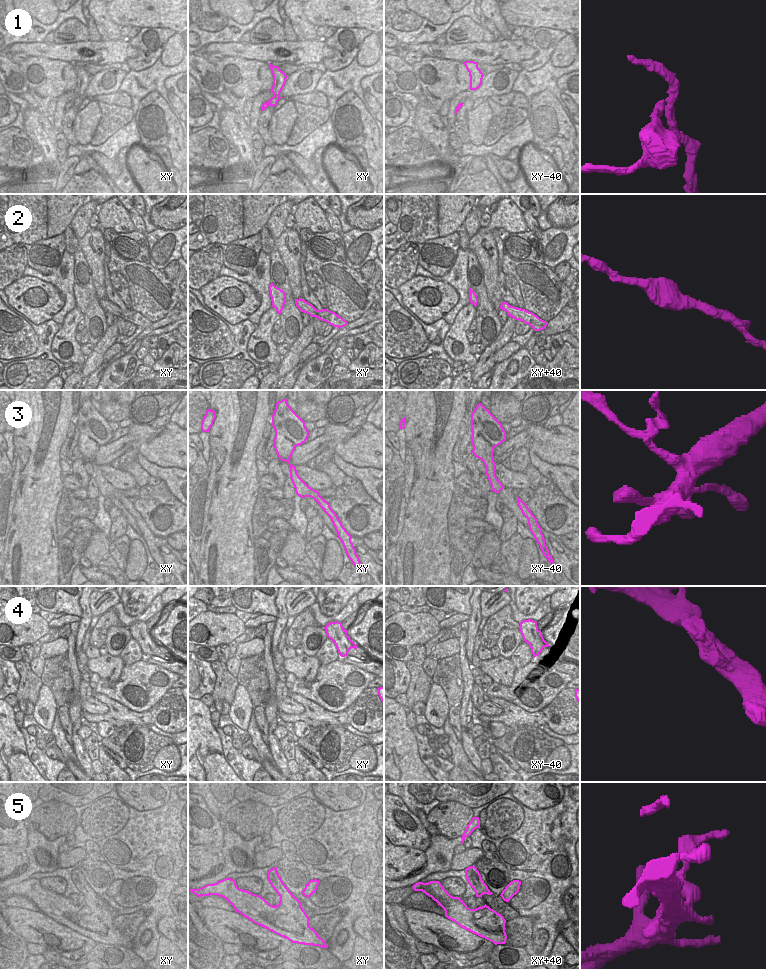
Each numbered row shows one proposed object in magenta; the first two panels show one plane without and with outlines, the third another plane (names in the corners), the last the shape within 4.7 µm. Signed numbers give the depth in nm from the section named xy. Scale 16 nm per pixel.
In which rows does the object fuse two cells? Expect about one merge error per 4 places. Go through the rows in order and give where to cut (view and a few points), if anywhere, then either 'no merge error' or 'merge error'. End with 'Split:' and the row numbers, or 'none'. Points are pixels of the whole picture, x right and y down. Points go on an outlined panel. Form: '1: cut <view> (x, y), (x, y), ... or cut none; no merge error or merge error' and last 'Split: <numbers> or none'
1: cut xy (269, 100), (270, 104); merge error
2: cut none; no merge error
3: cut none; no merge error
4: cut none; no merge error
5: cut none; no merge error
Split: 1

